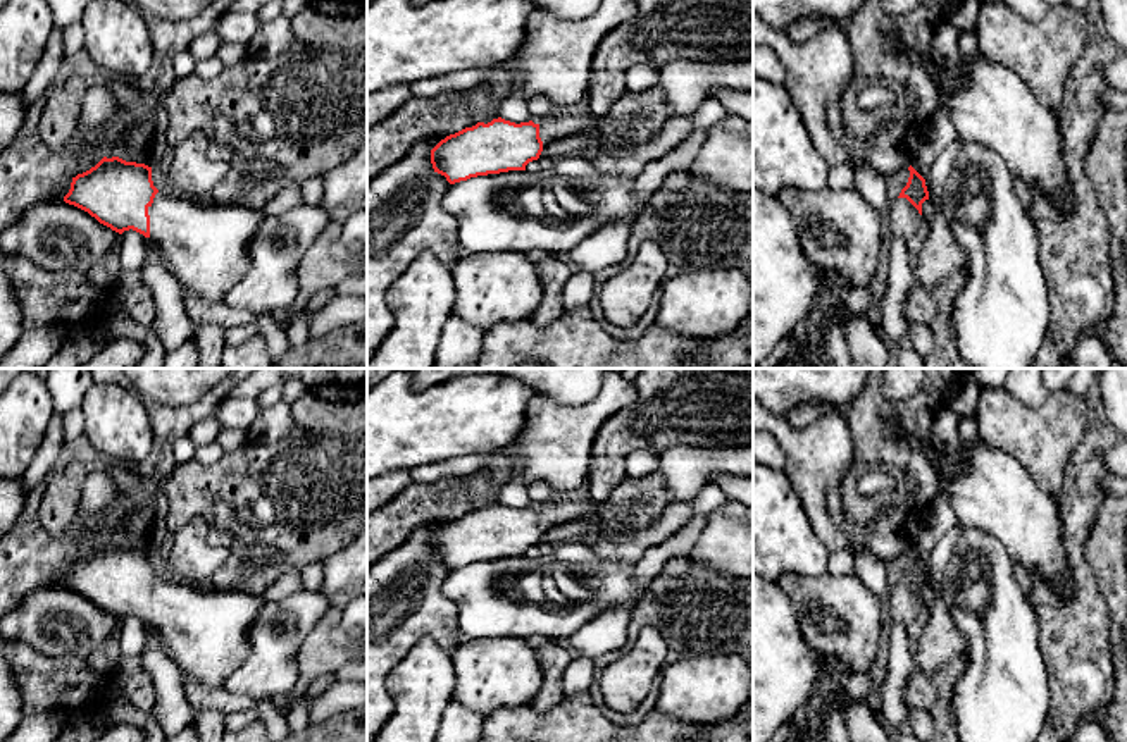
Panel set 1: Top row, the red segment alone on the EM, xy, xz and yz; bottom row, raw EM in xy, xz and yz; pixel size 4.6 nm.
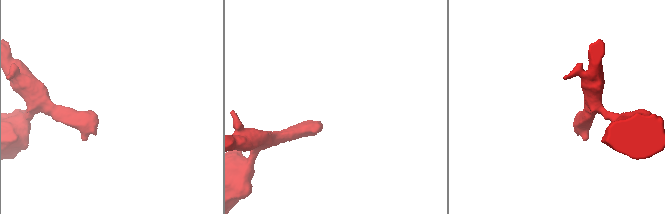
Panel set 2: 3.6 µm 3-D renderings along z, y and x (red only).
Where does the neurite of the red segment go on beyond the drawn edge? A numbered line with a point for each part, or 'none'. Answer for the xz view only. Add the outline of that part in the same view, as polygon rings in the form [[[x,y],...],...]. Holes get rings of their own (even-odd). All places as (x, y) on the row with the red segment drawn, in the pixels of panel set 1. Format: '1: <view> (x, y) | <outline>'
1: xz (552, 129) | [[[591,112],[582,115],[562,115],[562,117],[545,117],[539,122],[539,138],[543,146],[553,145],[562,139],[569,139],[581,134],[598,136],[608,121],[608,114],[595,115]]]

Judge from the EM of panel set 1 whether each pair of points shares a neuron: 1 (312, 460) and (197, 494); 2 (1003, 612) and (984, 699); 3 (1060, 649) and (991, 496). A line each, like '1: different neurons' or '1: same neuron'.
1: same neuron
2: same neuron
3: different neurons

